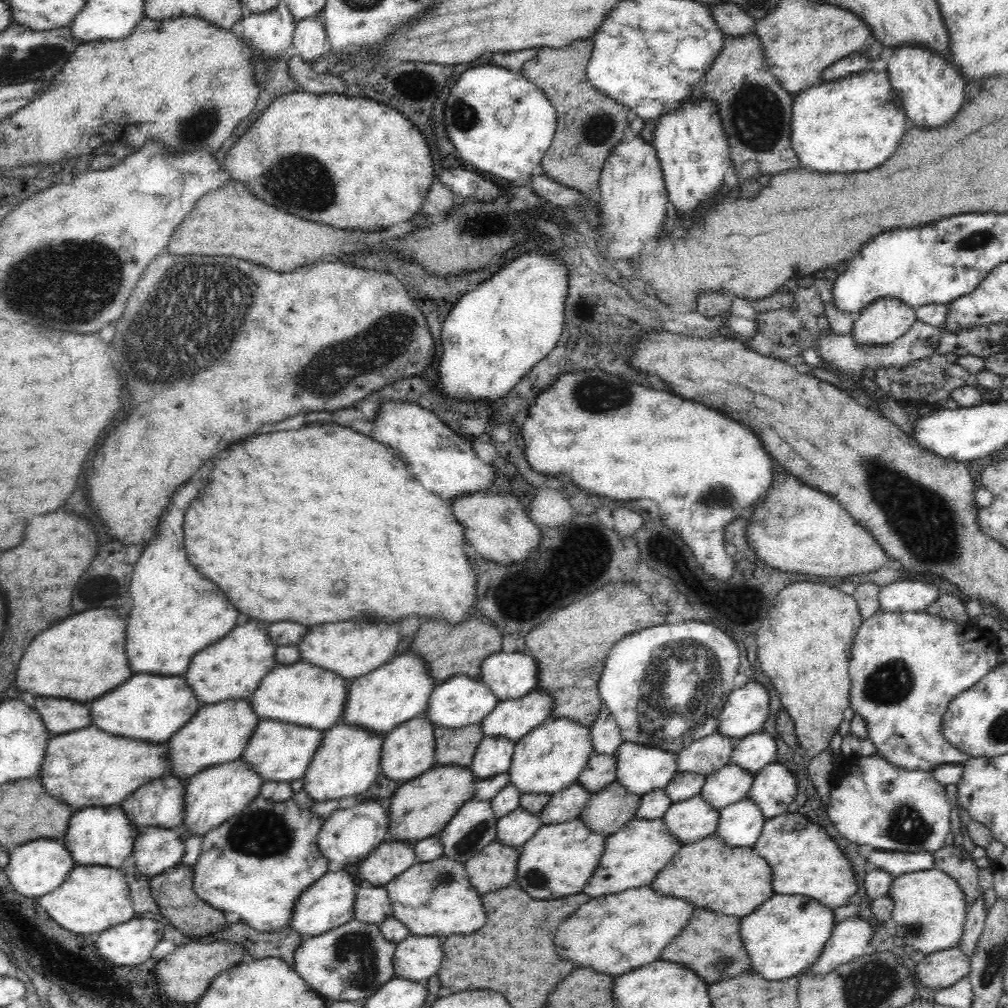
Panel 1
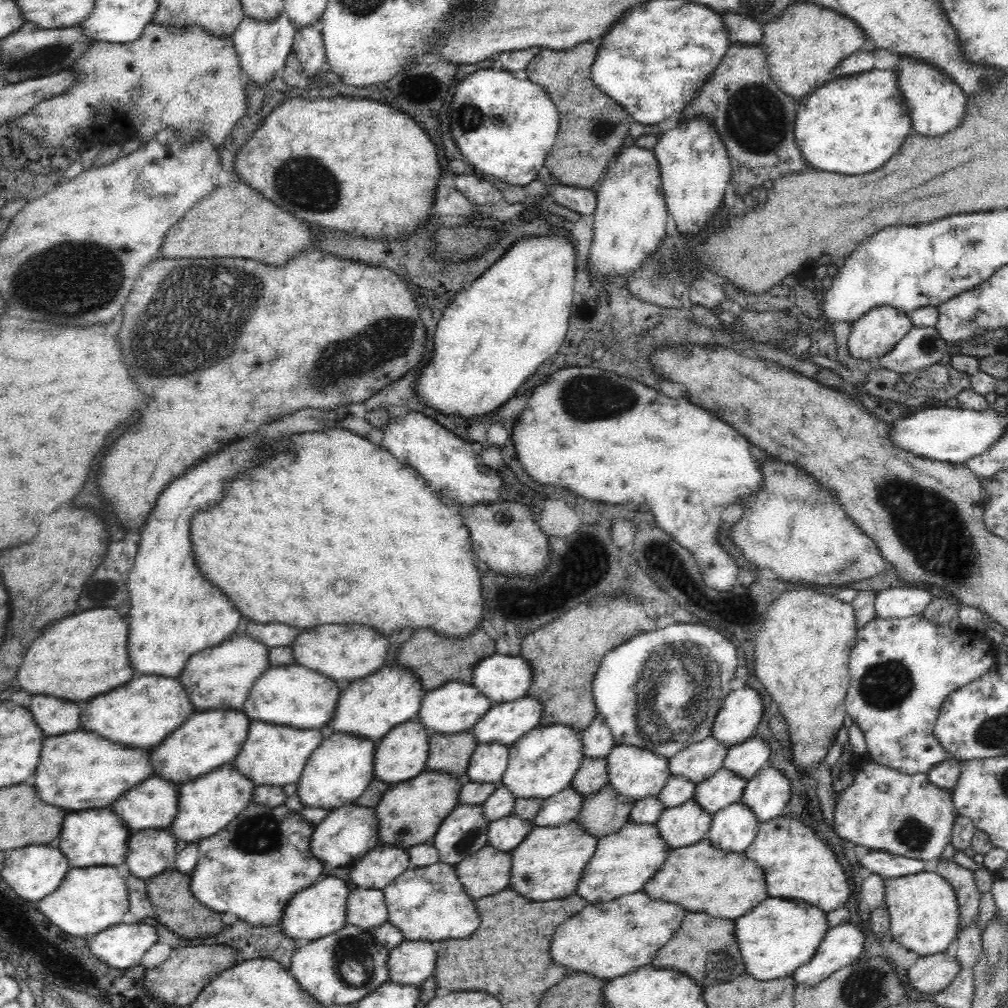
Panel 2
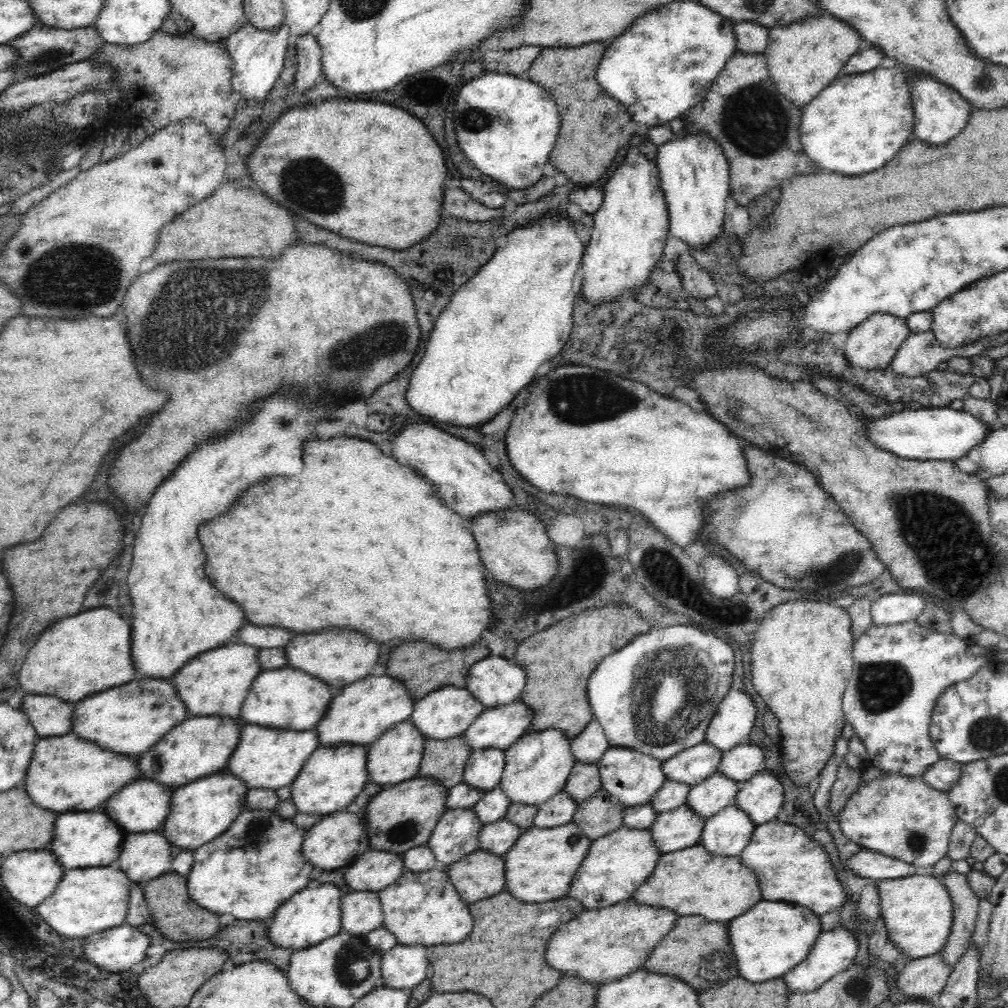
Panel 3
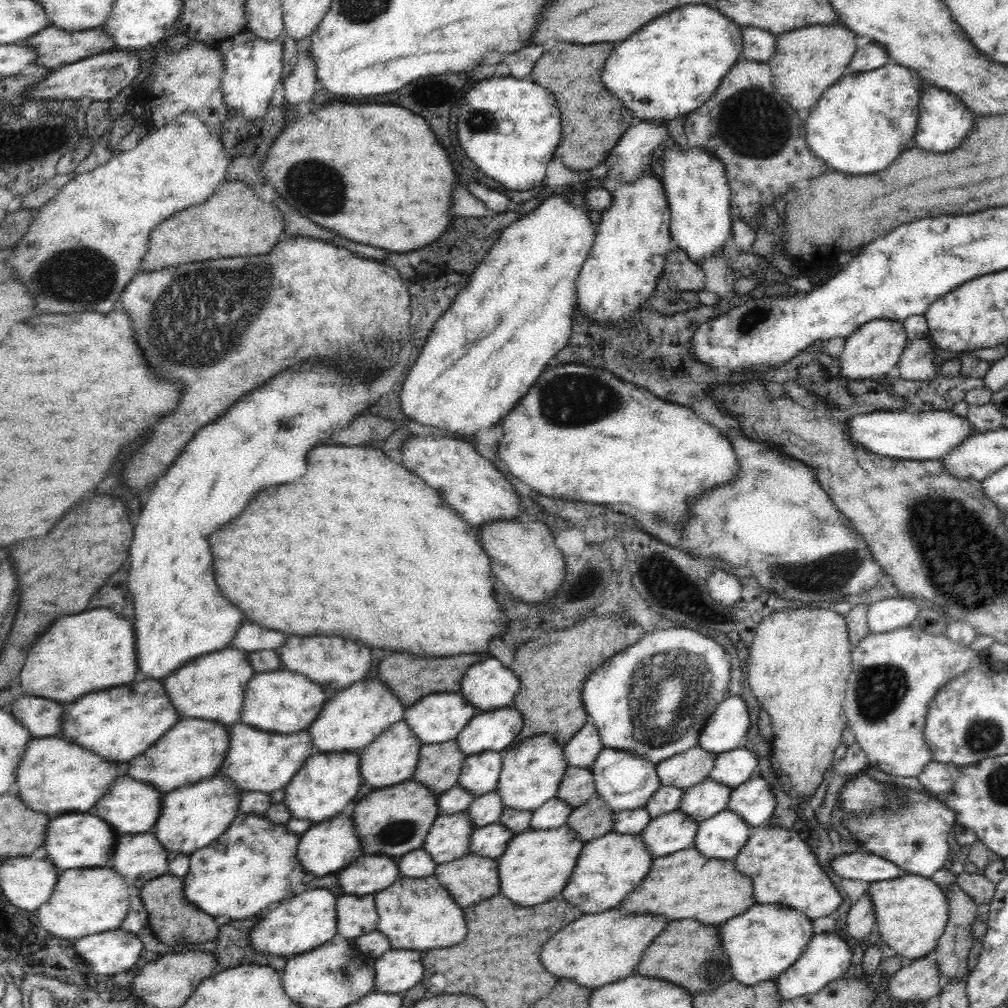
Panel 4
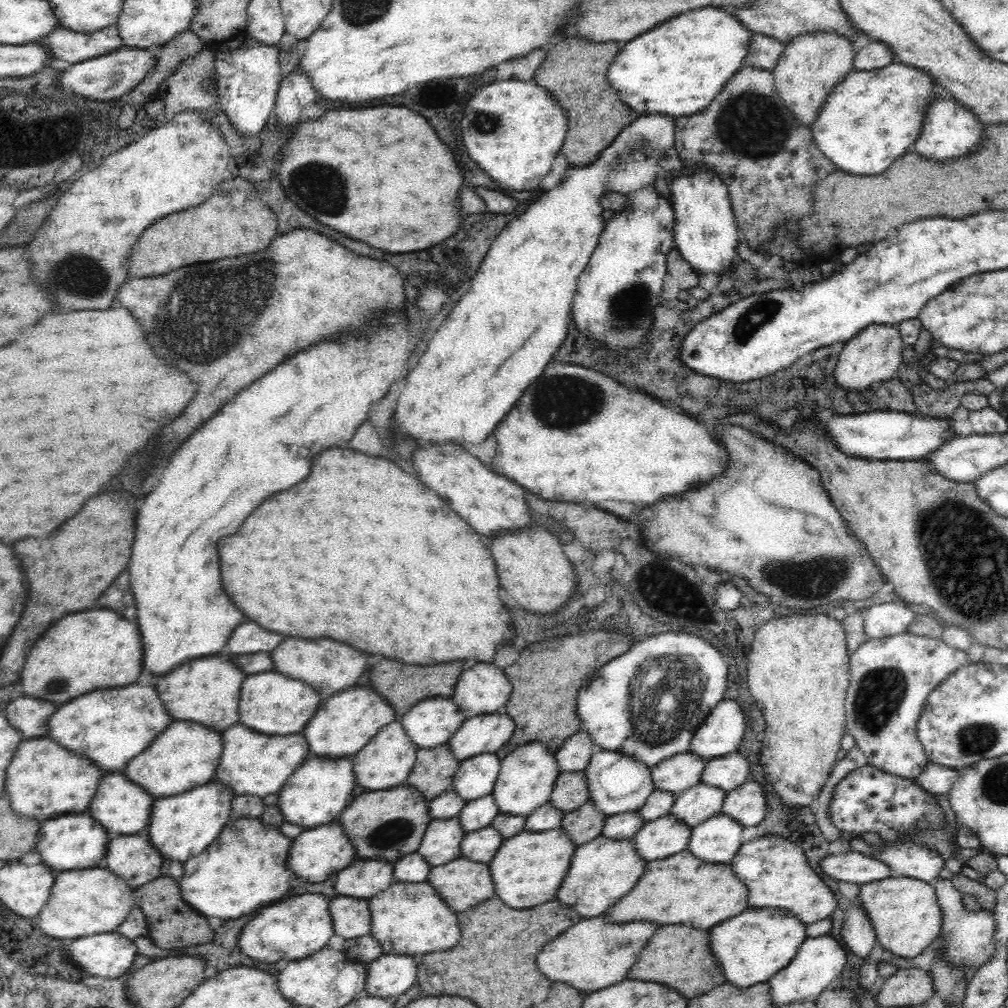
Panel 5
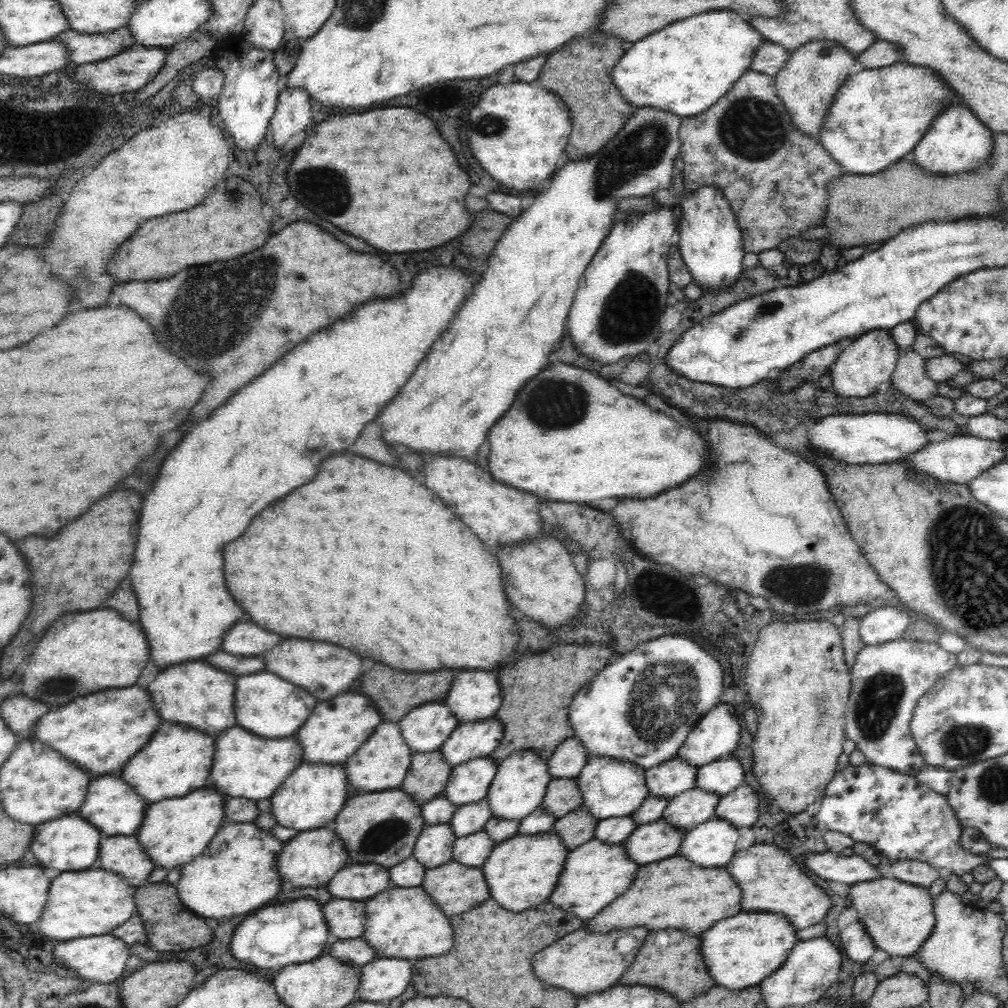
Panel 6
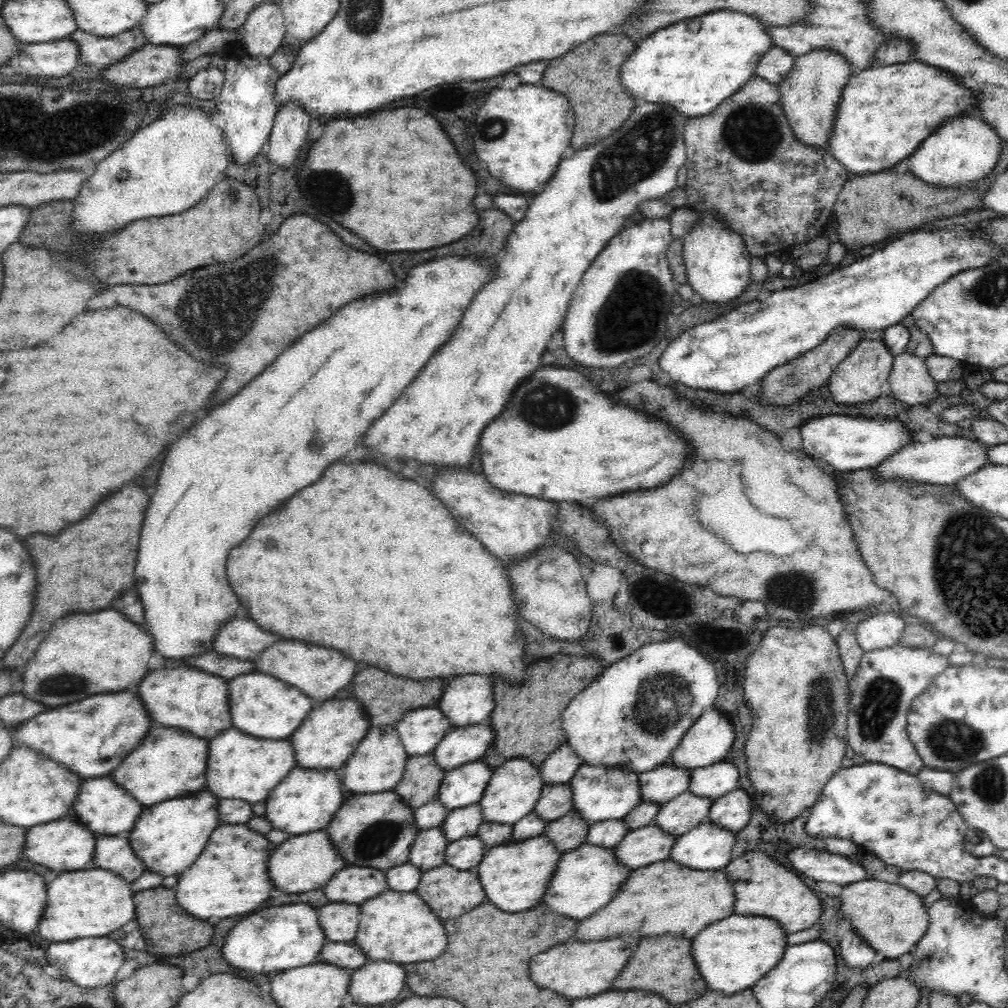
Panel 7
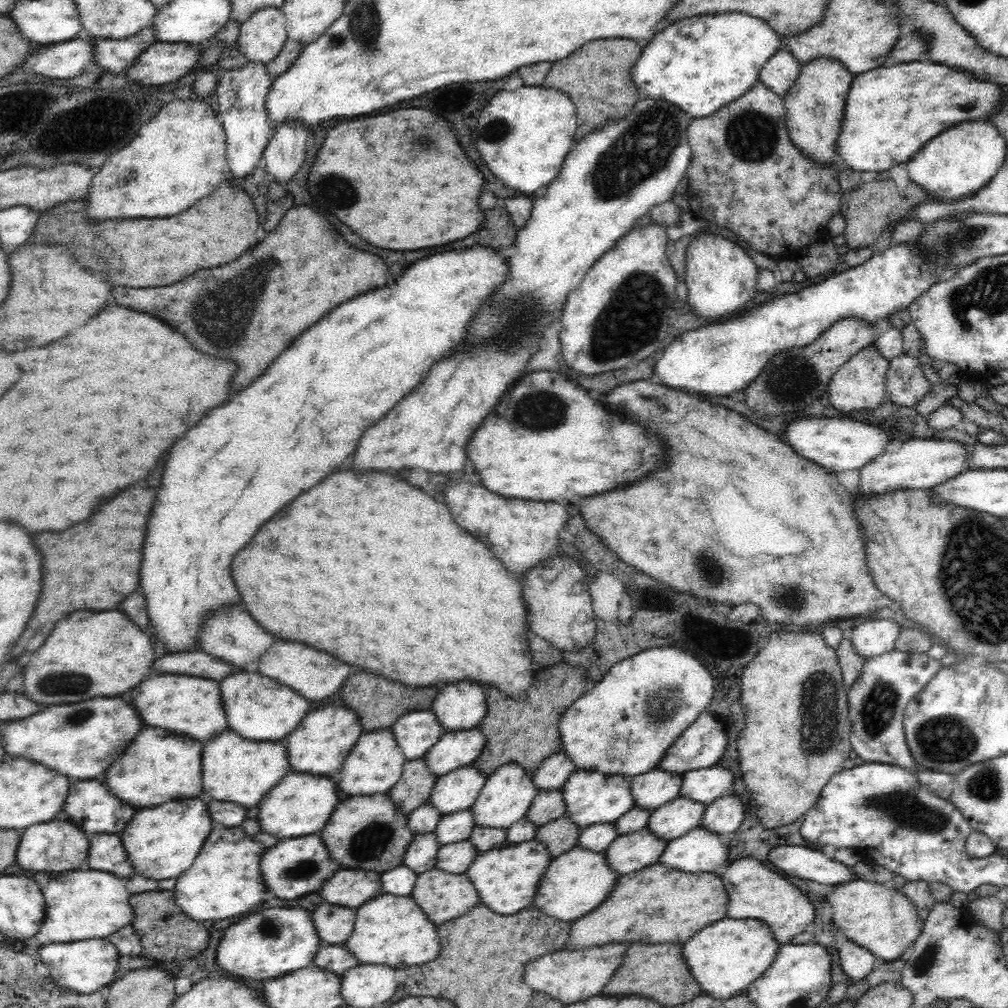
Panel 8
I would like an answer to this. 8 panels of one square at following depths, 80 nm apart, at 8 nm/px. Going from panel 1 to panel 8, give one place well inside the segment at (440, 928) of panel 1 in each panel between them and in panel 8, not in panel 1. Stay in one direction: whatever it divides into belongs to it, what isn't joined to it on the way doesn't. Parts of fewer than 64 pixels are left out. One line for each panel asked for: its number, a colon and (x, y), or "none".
2: (426, 904)
3: (424, 908)
4: (413, 914)
5: (409, 919)
6: (403, 923)
7: (394, 926)
8: (389, 930)

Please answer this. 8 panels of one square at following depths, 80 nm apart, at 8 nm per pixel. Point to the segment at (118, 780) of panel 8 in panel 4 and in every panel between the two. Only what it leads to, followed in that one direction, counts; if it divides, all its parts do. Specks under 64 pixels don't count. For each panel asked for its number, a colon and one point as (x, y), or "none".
4: (192, 751)
5: (185, 755)
6: (177, 760)
7: (168, 764)

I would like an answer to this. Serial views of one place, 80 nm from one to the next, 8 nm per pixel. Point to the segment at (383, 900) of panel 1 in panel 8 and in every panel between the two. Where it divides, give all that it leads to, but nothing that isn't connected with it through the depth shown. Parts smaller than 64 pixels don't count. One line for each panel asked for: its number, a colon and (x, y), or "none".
2: (365, 908)
3: (360, 912)
4: (355, 915)
5: (350, 916)
6: (344, 918)
7: (338, 921)
8: (333, 924)

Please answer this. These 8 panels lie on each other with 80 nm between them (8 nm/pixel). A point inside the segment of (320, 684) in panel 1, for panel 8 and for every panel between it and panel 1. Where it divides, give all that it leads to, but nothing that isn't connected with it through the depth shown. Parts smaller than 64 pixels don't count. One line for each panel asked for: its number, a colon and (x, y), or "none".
2: (294, 695)
3: (286, 698)
4: (279, 701)
5: (271, 703)
6: (268, 706)
7: (264, 707)
8: (257, 708)

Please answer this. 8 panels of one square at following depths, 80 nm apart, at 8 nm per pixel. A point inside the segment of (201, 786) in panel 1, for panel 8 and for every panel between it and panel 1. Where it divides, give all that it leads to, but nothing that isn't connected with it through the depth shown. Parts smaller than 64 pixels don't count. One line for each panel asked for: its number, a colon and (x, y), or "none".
2: (209, 803)
3: (201, 810)
4: (192, 817)
5: (180, 827)
6: (173, 832)
7: (167, 837)
8: (160, 843)

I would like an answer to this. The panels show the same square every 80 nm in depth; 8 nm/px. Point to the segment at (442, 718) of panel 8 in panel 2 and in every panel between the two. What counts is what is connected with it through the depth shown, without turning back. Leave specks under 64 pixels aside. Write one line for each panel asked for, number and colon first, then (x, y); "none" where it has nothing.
2: (501, 678)
3: (494, 681)
4: (487, 685)
5: (481, 689)
6: (473, 696)
7: (466, 700)

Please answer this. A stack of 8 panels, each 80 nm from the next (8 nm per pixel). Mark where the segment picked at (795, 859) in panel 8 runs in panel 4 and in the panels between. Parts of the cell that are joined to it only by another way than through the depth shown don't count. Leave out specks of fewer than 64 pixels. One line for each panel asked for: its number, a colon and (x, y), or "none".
4: (861, 865)
5: (853, 867)
6: (829, 865)
7: (820, 865)

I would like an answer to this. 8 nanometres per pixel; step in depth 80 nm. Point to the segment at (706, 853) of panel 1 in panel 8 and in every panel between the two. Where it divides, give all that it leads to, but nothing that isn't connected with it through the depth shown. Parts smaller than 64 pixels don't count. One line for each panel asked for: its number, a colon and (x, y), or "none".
2: (701, 878)
3: (692, 880)
4: (684, 884)
5: (680, 889)
6: (672, 893)
7: (665, 897)
8: (656, 905)

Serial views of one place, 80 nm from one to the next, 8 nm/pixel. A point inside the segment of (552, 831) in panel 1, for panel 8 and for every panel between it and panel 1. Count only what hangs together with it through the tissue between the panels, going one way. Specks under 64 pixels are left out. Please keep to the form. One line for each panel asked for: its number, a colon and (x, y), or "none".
2: (548, 864)
3: (540, 866)
4: (536, 864)
5: (527, 869)
6: (521, 872)
7: (513, 876)
8: (505, 878)

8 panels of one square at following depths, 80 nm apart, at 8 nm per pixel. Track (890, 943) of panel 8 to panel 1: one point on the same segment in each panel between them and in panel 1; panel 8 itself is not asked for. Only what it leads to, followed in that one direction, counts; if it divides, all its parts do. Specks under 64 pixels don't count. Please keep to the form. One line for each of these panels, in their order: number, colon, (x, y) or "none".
1: (929, 909)
2: (922, 908)
3: (916, 910)
4: (911, 913)
5: (906, 918)
6: (898, 916)
7: (891, 919)

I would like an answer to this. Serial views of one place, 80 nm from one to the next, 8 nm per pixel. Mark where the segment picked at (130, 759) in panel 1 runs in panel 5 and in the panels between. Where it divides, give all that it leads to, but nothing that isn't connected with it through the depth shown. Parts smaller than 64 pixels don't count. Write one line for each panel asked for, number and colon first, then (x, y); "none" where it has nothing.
2: (78, 771)
3: (66, 774)
4: (55, 777)
5: (43, 781)

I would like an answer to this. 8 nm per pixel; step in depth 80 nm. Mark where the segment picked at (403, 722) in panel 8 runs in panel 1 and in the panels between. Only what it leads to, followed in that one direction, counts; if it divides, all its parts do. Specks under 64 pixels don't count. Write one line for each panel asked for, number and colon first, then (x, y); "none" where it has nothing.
1: (461, 700)
2: (453, 707)
3: (447, 712)
4: (437, 718)
5: (430, 723)
6: (424, 729)
7: (421, 730)

